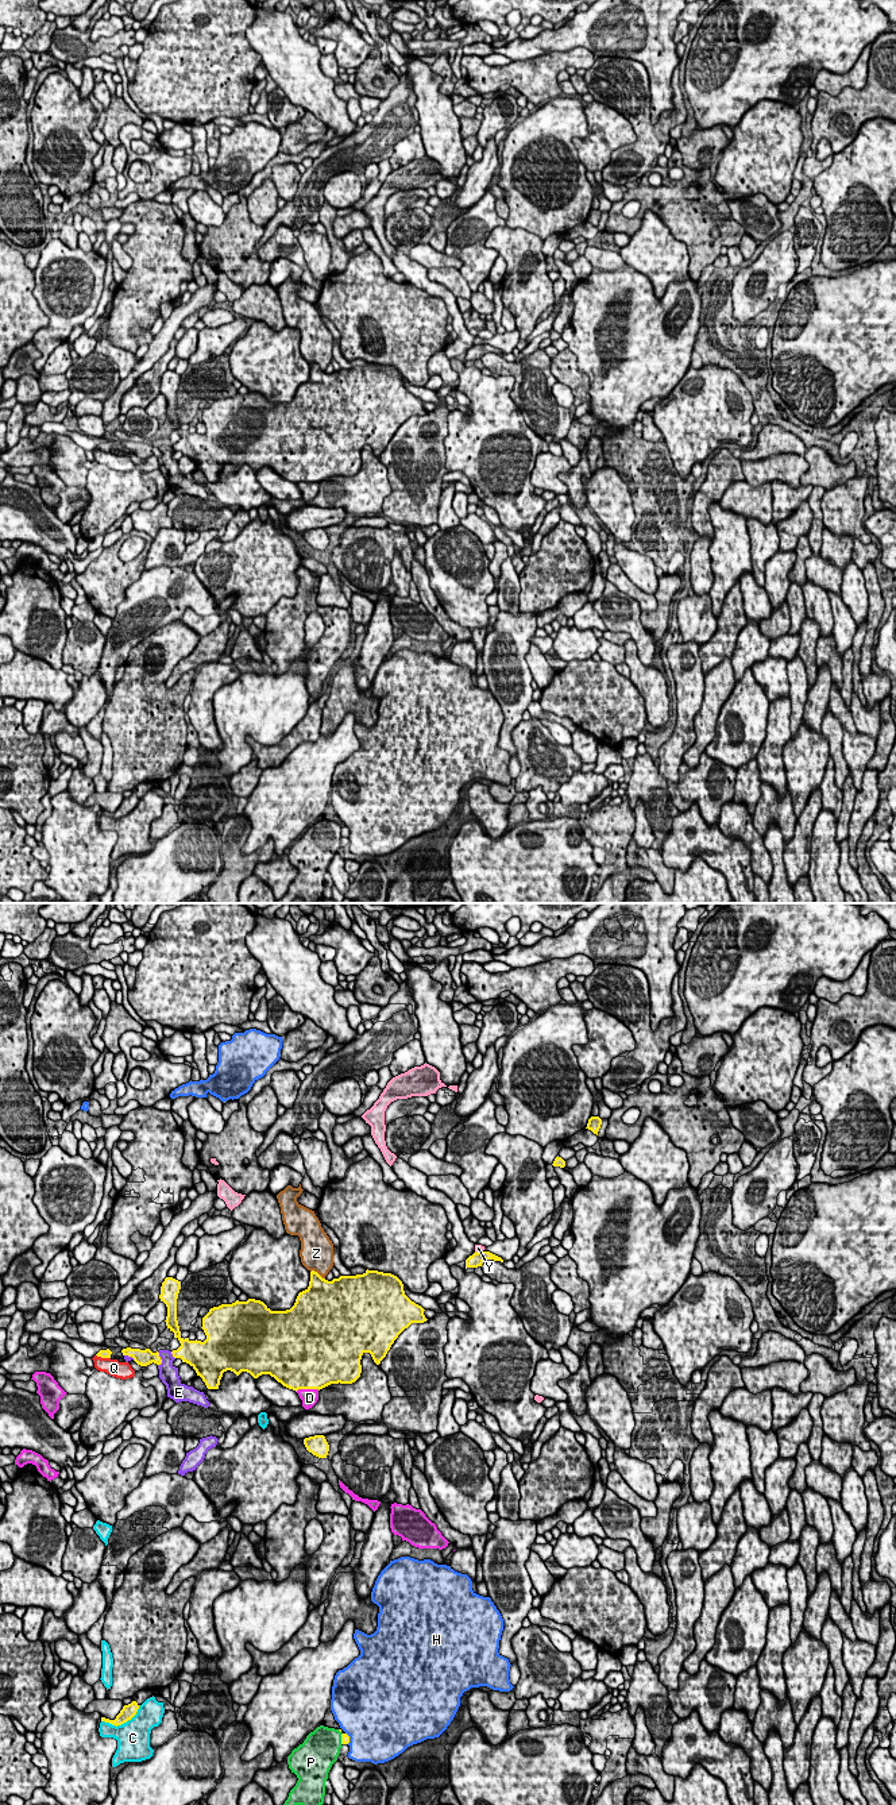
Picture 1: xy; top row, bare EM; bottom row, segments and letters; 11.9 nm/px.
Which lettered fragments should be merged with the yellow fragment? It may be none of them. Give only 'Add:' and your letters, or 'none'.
Add: none

